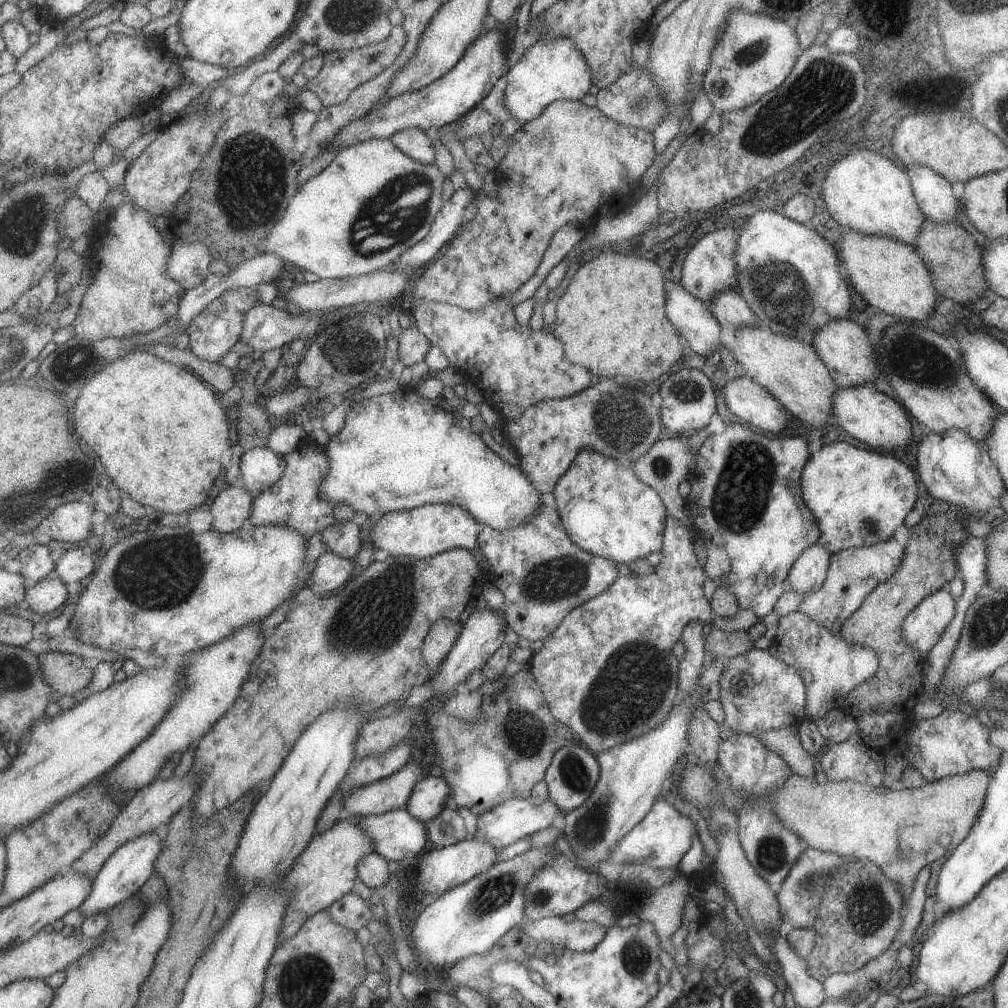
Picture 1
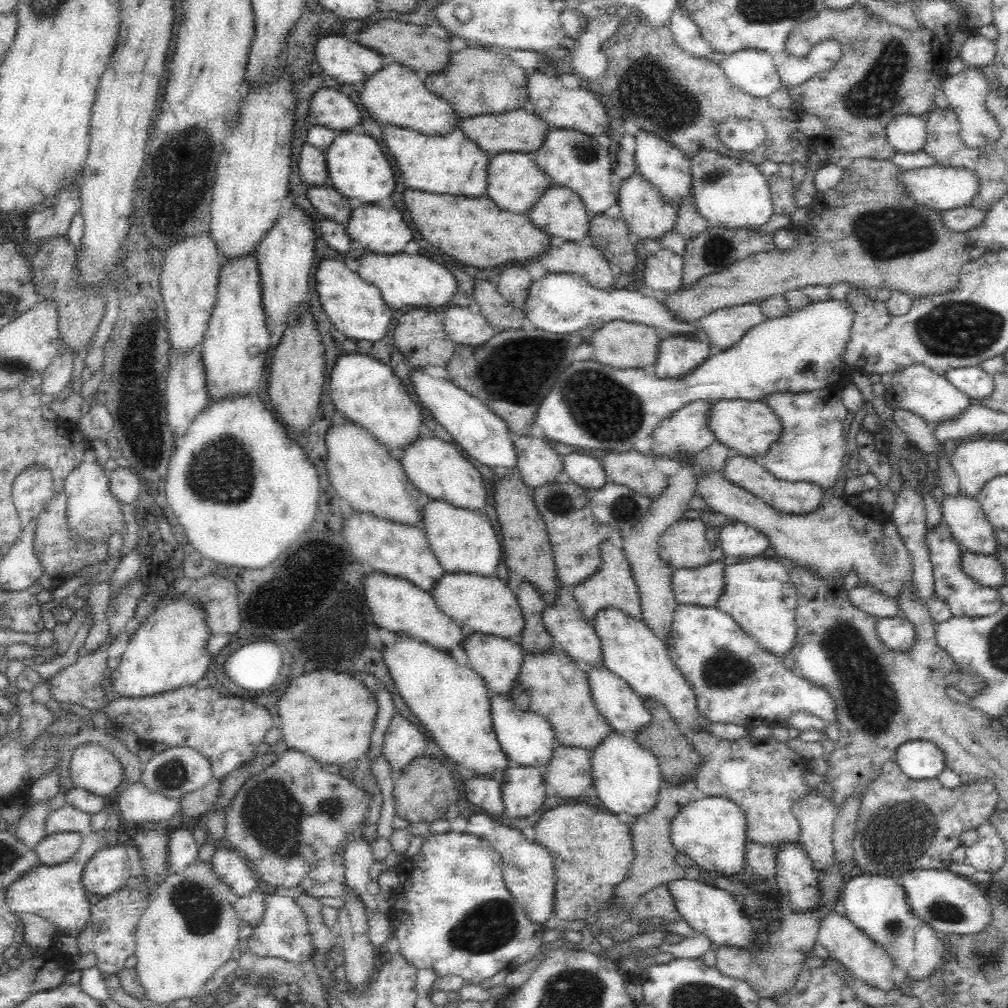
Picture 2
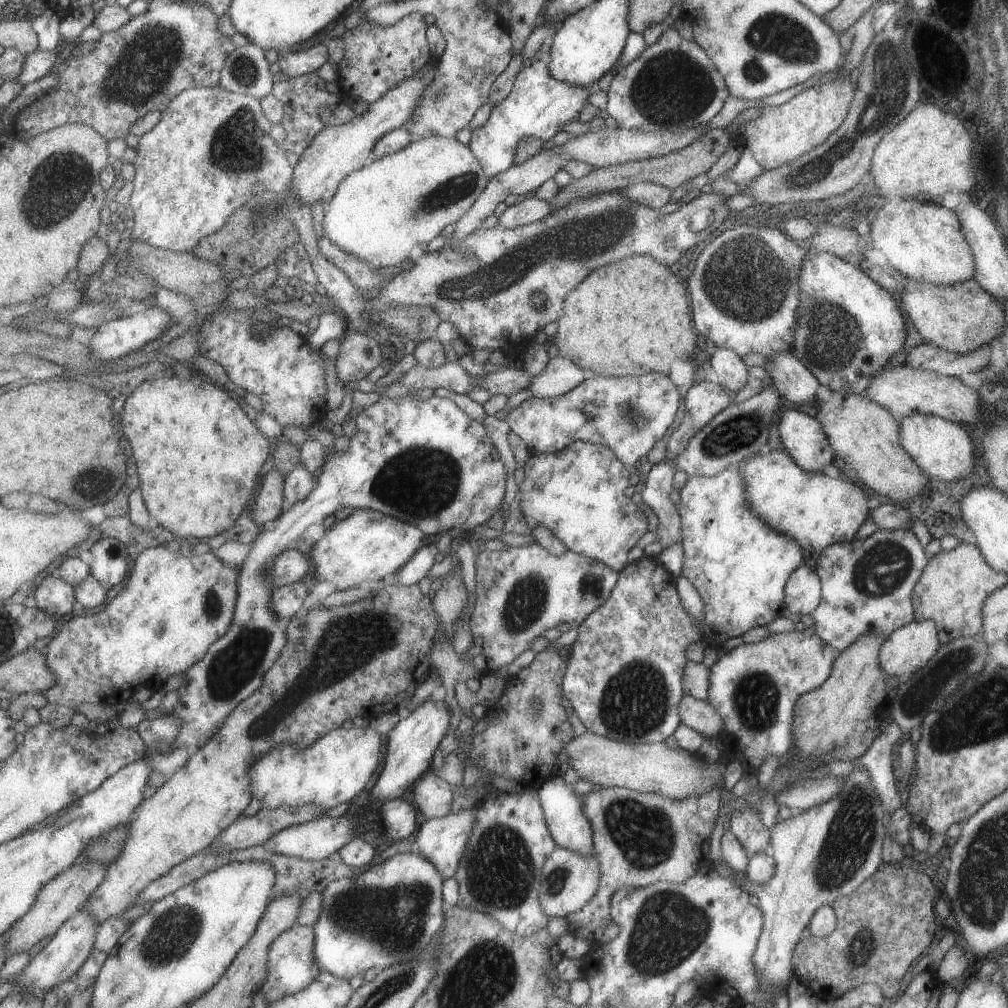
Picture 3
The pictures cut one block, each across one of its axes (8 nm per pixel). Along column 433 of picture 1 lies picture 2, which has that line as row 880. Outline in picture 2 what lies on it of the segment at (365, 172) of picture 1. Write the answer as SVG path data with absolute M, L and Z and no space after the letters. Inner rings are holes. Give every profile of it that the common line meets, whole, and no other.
M194 858L191 864L180 873L171 873L158 887L140 917L135 931L136 970L140 984L146 989L144 998L161 1007L176 998L191 998L204 986L217 968L234 958L237 954L238 932L245 925L236 912L234 903L239 896L221 877L216 877L212 862L200 862Z

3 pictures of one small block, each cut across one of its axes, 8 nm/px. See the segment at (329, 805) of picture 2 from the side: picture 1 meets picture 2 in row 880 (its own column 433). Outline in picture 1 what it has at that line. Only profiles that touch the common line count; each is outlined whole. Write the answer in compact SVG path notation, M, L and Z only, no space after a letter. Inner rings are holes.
M581 101L552 102L539 118L522 124L507 138L507 153L495 173L499 186L497 197L478 193L477 216L462 226L462 232L445 248L439 260L420 277L413 291L413 304L427 299L477 310L494 298L507 297L519 290L537 274L553 234L562 226L578 222L587 229L601 216L631 206L641 190L639 177L651 166L655 155L651 132L615 122L596 106L590 107Z

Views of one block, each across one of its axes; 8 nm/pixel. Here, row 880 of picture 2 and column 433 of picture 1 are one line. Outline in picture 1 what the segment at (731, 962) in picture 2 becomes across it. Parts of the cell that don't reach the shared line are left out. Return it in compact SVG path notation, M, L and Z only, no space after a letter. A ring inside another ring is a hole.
M446 808L437 818L429 823L430 838L437 847L446 847L469 838L465 820L457 811Z

